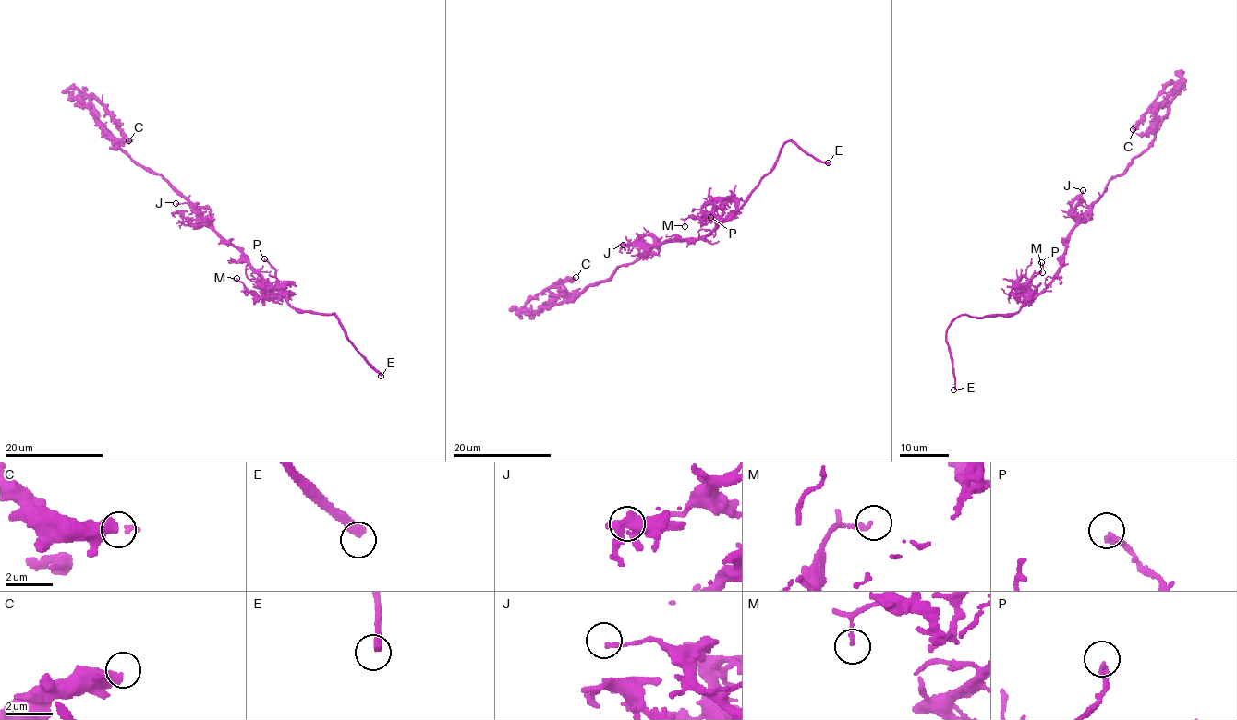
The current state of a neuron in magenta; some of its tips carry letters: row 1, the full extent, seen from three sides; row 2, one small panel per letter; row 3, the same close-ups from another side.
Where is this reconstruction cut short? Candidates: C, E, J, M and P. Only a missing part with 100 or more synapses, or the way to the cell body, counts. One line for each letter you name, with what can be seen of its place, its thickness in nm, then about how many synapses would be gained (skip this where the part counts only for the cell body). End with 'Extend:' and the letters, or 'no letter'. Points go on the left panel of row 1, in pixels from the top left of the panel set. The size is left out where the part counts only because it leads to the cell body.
E: place (381, 376); calibre 340 nm
Extend: E

